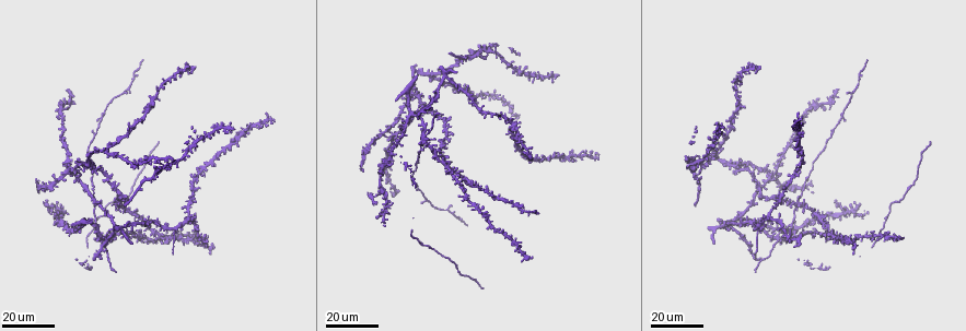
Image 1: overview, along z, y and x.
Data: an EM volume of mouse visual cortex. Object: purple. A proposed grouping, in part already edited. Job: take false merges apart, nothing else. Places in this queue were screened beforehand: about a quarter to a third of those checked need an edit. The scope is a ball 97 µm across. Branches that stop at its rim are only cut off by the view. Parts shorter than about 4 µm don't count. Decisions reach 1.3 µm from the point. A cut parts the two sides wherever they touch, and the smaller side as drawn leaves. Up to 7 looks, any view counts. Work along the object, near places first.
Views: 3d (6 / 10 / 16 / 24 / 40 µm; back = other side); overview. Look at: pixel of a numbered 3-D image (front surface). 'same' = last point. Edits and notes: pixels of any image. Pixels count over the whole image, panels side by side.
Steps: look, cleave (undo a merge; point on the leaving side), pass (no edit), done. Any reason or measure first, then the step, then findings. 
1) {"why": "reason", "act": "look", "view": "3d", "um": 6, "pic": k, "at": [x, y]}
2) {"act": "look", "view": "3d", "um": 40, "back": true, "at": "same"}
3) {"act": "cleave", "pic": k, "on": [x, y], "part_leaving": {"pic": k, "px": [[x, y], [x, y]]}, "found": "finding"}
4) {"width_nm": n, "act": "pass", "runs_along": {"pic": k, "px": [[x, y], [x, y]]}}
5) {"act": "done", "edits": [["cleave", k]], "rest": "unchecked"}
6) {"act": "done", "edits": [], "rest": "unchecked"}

{"why": "three-way junction", "act": "look", "view": "3d", "um": 16, "pic": 1, "at": [389, 152]}

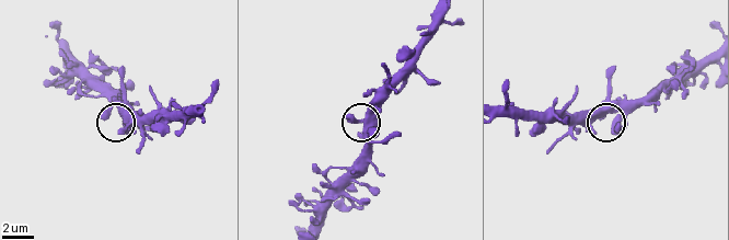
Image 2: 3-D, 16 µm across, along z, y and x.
{"act": "look", "view": "3d", "um": 6, "pic": 2, "at": [621, 119]}

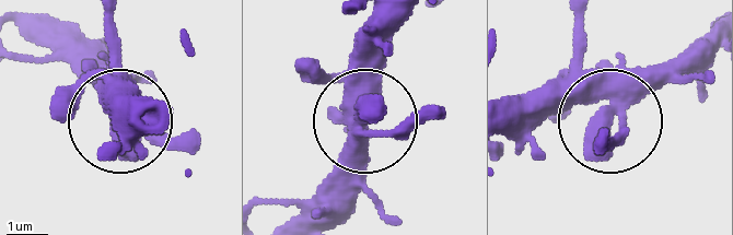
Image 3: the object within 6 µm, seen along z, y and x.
{"act": "look", "view": "3d", "um": 6, "back": true, "pic": 3, "at": [364, 123]}

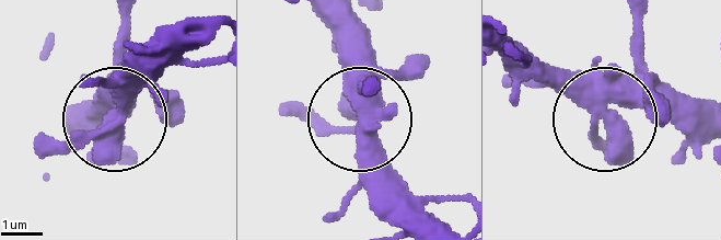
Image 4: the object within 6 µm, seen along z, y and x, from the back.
{"side_arm_um": 13, "act": "pass", "found": "continuous, no second cell"}

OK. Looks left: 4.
{"why": "thin arm on a thick one", "act": "look", "view": "3d", "um": 16, "pic": 1, "at": [422, 136]}

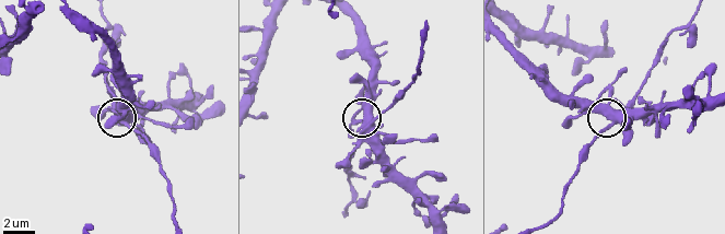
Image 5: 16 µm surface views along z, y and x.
{"act": "look", "view": "3d", "um": 10, "pic": 5, "at": [371, 124]}

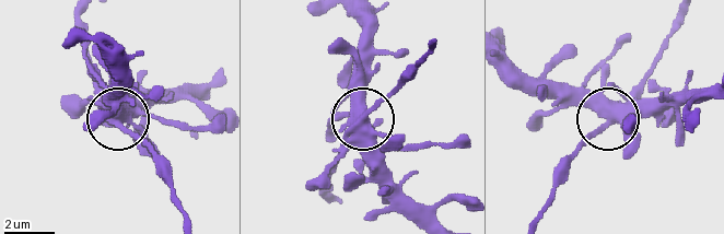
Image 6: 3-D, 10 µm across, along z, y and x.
{"why": "zoom in", "act": "look", "view": "3d", "um": 6, "pic": 6, "at": [360, 119]}

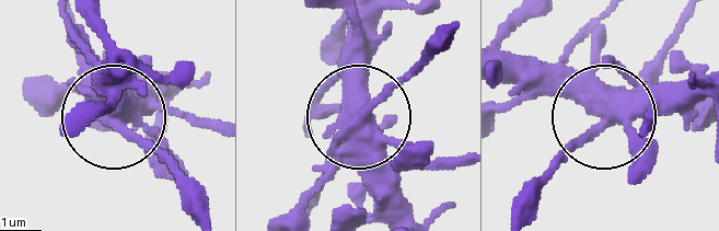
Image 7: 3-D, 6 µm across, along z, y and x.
{"side_arm_um": 19, "act": "pass", "found": "continuous, no second cell"}

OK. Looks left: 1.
{"act": "done", "edits": [], "rest": "unchecked"}

